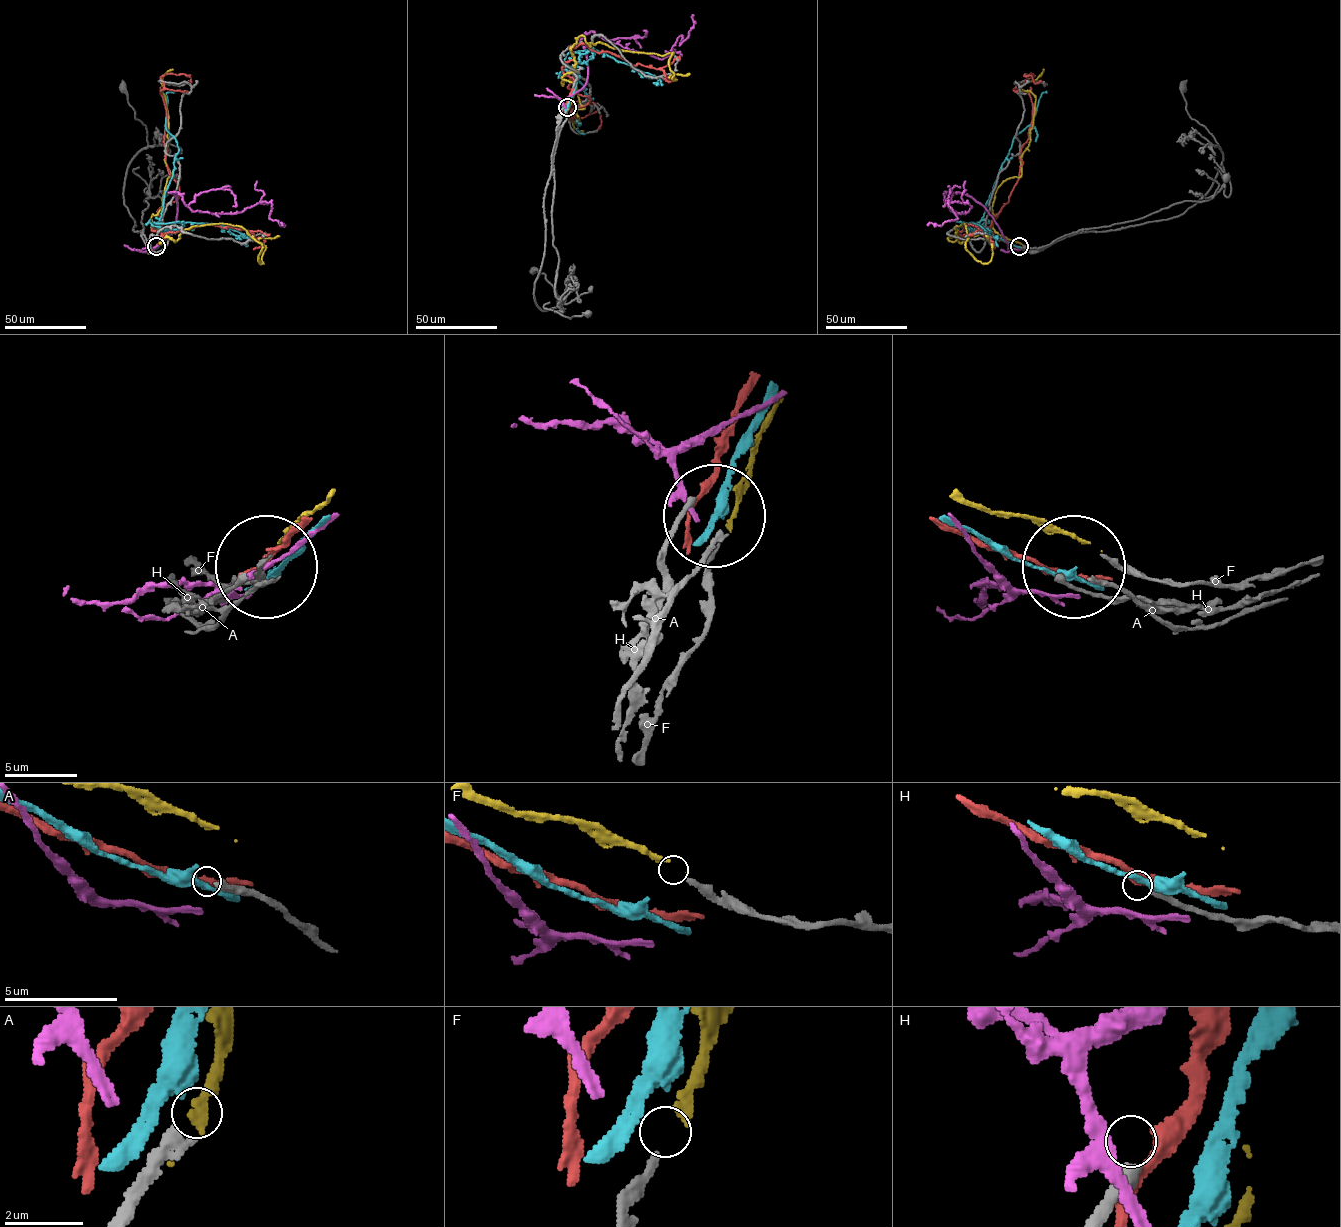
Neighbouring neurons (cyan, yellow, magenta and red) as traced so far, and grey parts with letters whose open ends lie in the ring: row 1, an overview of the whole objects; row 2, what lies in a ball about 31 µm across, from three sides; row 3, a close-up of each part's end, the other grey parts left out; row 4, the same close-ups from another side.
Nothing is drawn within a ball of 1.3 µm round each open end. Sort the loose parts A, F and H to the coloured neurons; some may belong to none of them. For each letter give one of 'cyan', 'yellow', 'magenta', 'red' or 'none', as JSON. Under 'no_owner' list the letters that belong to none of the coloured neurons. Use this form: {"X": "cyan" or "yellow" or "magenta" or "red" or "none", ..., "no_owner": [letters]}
{"A": "none", "F": "none", "H": "none", "no_owner": ["A", "F", "H"]}

